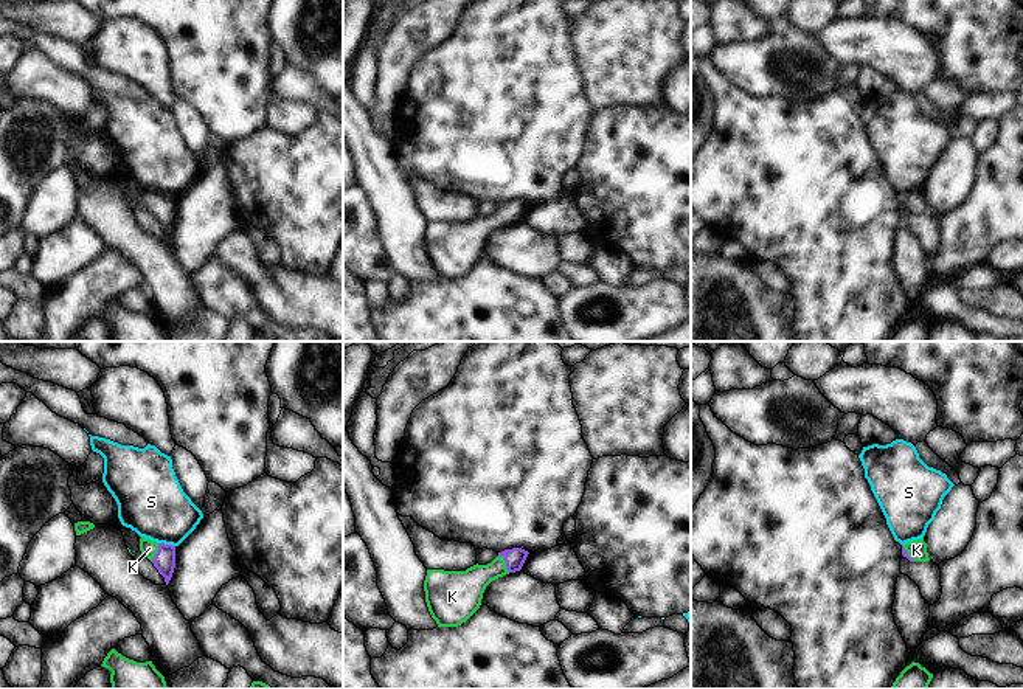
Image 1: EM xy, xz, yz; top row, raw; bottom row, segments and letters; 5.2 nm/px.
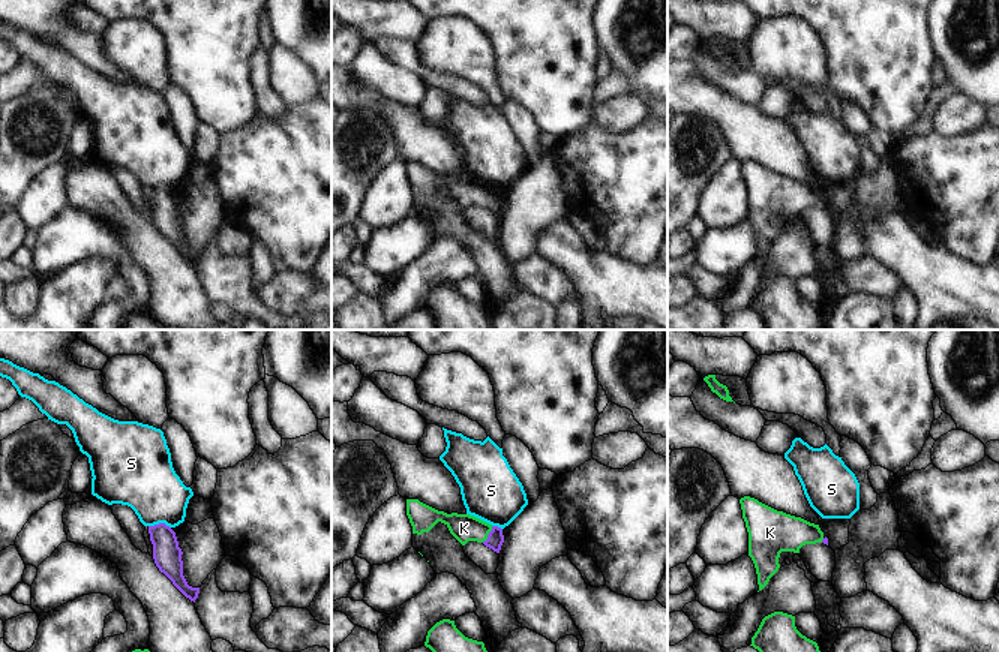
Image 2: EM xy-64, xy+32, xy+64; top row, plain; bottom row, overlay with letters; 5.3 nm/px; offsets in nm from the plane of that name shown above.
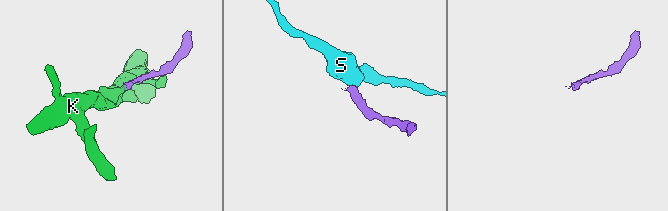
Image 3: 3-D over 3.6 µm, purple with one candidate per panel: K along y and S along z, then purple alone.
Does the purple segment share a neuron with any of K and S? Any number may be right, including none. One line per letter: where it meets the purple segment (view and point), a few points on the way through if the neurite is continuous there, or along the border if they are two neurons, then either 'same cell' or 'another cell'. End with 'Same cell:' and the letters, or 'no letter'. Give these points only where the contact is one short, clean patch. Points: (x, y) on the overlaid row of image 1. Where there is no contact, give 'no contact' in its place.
K: xz (506, 564) | across xz (514, 557), (506, 564), (478, 576), (466, 588) | same cell
S: xy (166, 545) | along xy (159, 542), (174, 547) | another cell
Same cell: K

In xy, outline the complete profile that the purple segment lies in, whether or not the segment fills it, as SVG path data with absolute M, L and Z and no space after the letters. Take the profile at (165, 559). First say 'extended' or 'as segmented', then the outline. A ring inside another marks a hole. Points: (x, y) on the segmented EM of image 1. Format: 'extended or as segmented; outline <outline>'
extended; outline M141 537L140 551L154 563L168 585L175 568L175 546Z

